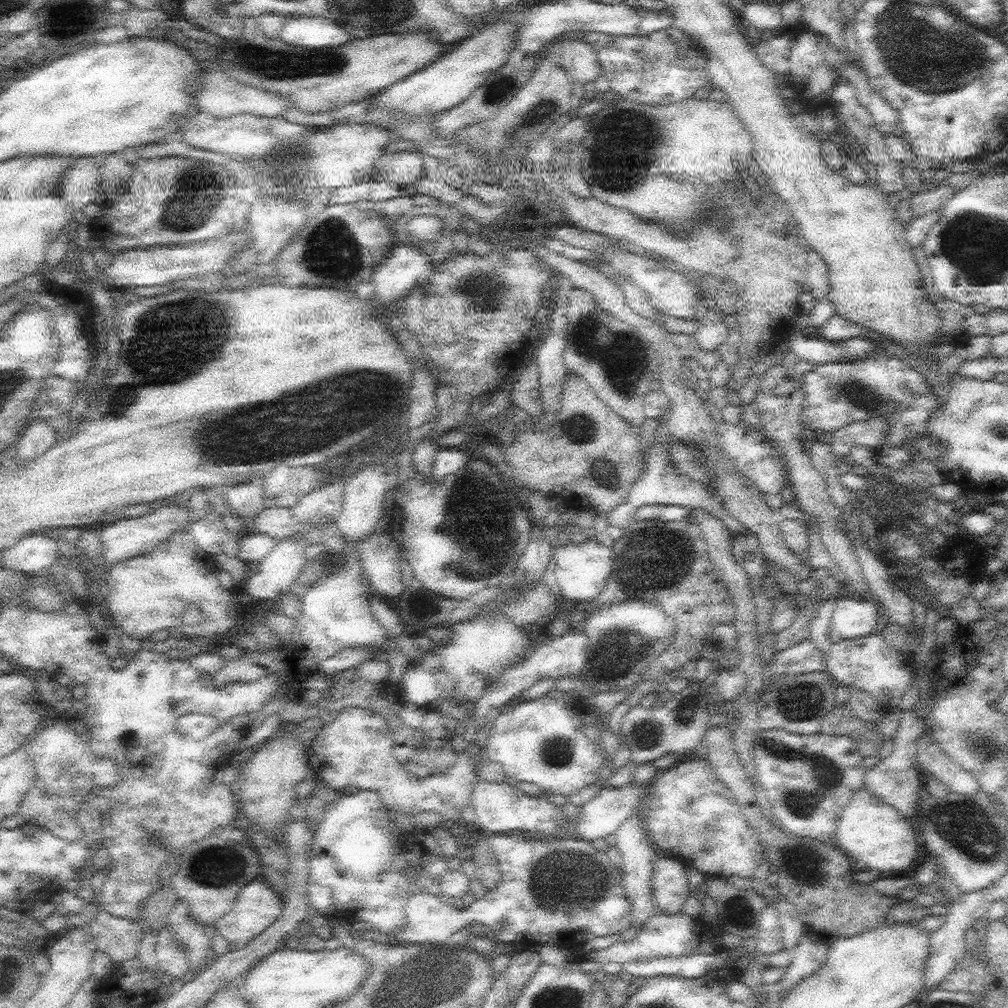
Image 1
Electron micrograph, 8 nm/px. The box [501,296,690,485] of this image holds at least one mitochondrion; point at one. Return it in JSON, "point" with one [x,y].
{"point":[609,358]}

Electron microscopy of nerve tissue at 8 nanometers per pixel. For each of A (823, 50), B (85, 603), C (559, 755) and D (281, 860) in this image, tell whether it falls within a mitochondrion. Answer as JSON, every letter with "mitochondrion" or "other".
{"A":"other","B":"other","C":"mitochondrion","D":"other"}

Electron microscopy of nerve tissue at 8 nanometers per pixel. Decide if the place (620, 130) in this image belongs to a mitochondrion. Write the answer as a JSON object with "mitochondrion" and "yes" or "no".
{"mitochondrion":"yes"}

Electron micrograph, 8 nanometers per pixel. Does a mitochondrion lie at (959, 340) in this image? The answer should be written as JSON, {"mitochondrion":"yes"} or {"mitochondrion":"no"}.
{"mitochondrion":"no"}

